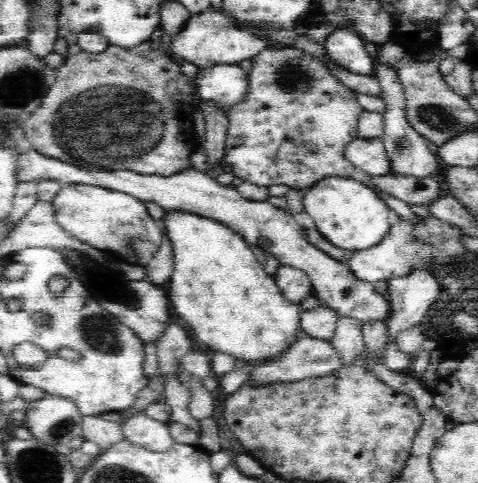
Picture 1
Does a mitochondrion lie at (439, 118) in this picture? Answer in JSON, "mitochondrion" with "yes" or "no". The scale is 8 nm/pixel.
{"mitochondrion":"yes"}

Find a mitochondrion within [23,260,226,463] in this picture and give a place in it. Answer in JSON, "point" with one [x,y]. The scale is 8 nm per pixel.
{"point":[98,330]}

